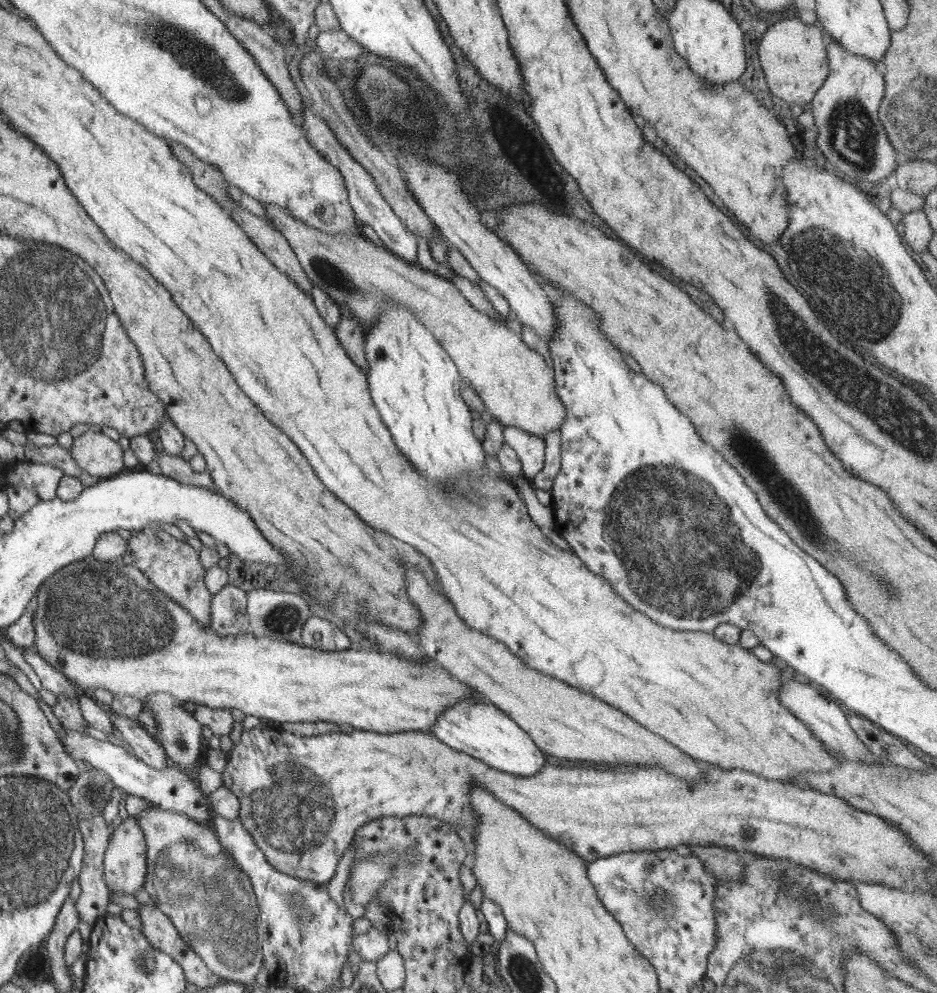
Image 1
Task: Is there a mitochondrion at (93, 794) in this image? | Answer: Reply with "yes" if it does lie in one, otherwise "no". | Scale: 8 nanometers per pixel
yes

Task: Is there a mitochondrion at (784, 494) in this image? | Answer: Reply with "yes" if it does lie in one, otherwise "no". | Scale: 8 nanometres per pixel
yes

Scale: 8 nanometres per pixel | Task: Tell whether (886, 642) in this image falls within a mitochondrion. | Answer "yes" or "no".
no

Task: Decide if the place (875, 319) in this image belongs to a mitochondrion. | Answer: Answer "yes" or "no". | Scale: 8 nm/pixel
yes

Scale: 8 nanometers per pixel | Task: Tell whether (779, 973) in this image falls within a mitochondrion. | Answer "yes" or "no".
yes

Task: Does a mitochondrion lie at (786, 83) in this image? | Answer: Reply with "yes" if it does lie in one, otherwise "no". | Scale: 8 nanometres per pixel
no

